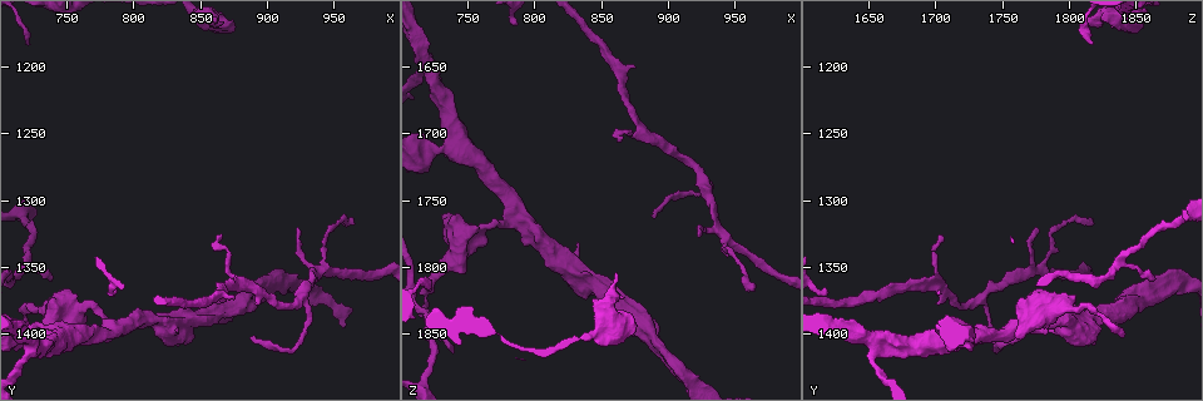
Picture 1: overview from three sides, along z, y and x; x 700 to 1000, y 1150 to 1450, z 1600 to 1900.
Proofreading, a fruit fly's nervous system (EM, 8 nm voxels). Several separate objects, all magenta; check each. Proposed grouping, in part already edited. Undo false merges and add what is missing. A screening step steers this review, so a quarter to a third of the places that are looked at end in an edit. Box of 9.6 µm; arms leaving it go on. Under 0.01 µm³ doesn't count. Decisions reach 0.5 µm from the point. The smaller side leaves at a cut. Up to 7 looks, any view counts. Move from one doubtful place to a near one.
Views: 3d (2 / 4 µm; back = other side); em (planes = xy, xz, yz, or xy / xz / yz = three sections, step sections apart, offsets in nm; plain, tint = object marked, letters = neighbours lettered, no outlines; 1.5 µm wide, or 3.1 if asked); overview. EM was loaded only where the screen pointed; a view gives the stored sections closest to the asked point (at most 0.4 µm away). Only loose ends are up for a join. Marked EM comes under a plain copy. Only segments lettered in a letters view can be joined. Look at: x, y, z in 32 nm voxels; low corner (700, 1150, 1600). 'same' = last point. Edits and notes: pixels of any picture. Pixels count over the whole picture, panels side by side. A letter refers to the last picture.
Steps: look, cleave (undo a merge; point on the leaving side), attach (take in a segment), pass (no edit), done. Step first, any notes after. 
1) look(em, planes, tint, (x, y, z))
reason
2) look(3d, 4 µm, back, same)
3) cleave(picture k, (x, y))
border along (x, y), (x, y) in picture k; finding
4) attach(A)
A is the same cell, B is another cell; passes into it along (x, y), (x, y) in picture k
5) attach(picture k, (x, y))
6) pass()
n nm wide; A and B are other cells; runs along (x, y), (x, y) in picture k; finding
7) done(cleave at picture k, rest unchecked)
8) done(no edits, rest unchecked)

look(em, yz, step 4, tint, (924, 1322, 1776))
an open end

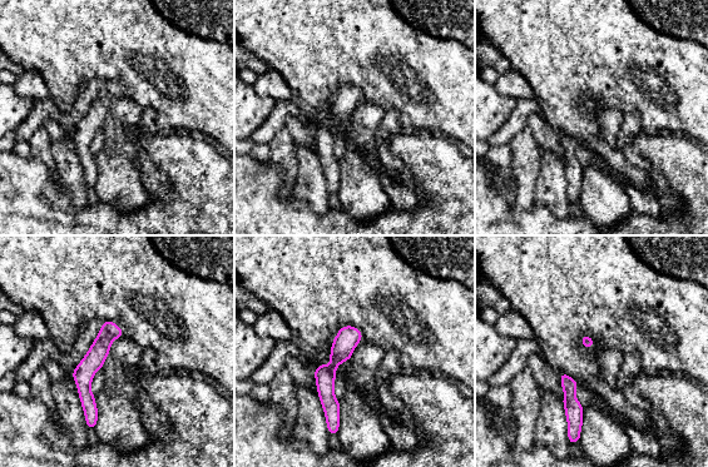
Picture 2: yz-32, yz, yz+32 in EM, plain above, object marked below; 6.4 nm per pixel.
look(em, yz, step 4, letters, same)
what lies round it

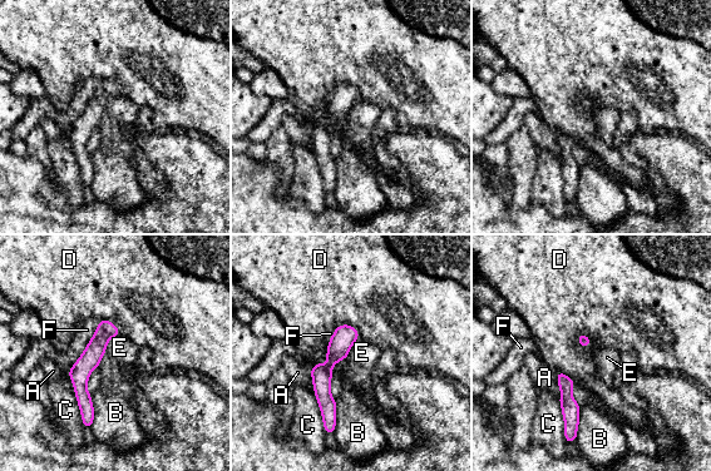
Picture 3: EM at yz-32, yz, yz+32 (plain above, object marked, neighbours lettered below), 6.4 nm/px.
pass()
80 nm wide; A, B, C, D, E and F are other cells; runs along (105, 322), (80, 371), (88, 401) in picture 3; none of them fits

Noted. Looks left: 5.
look(em, planes, tint, (784, 1392, 1766))
three-way junction

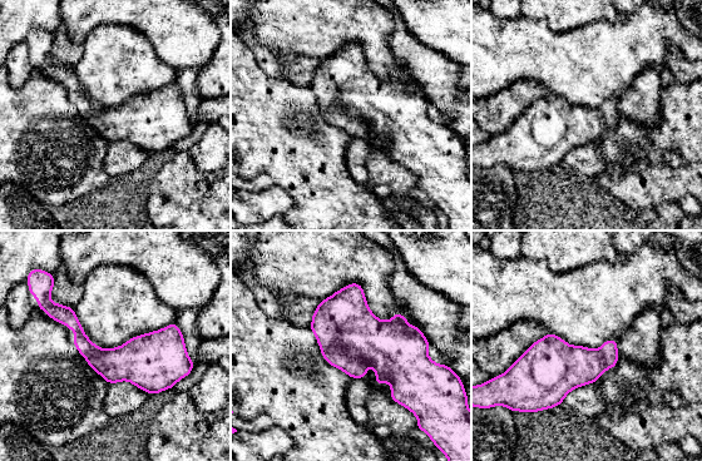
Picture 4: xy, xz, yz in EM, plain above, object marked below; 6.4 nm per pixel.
look(em, planes, letters, same)
what lies round it

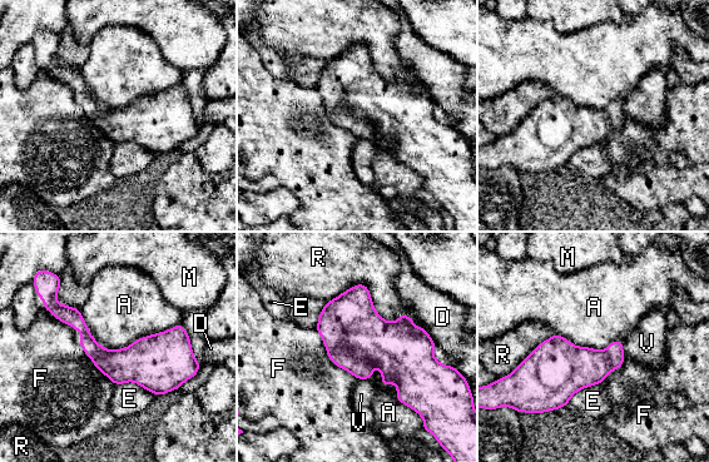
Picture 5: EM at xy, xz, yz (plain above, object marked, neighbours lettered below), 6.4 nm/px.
pass()
A, D, E, F, M, R and V are other cells; border along (79, 309), (110, 349), (181, 323) in picture 5; all the same neuron

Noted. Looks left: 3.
look(3d, 4 µm, (918, 1414, 1746))

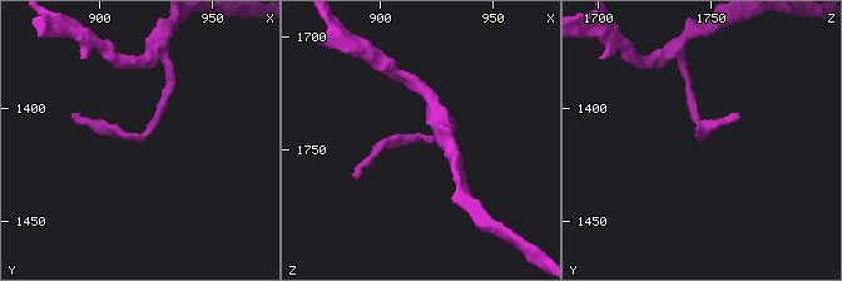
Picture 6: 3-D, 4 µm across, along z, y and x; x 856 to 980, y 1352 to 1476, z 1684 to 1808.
look(em, planes, letters, (920, 1412, 1744))

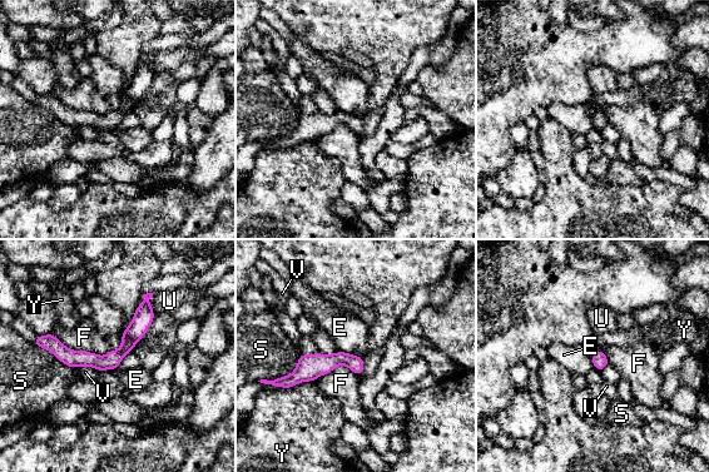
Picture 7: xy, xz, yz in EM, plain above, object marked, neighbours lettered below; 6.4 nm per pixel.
pass()
E, F, S, U, V and Y are other cells; one neuron here

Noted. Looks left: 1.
done(no edits, rest unchecked)

